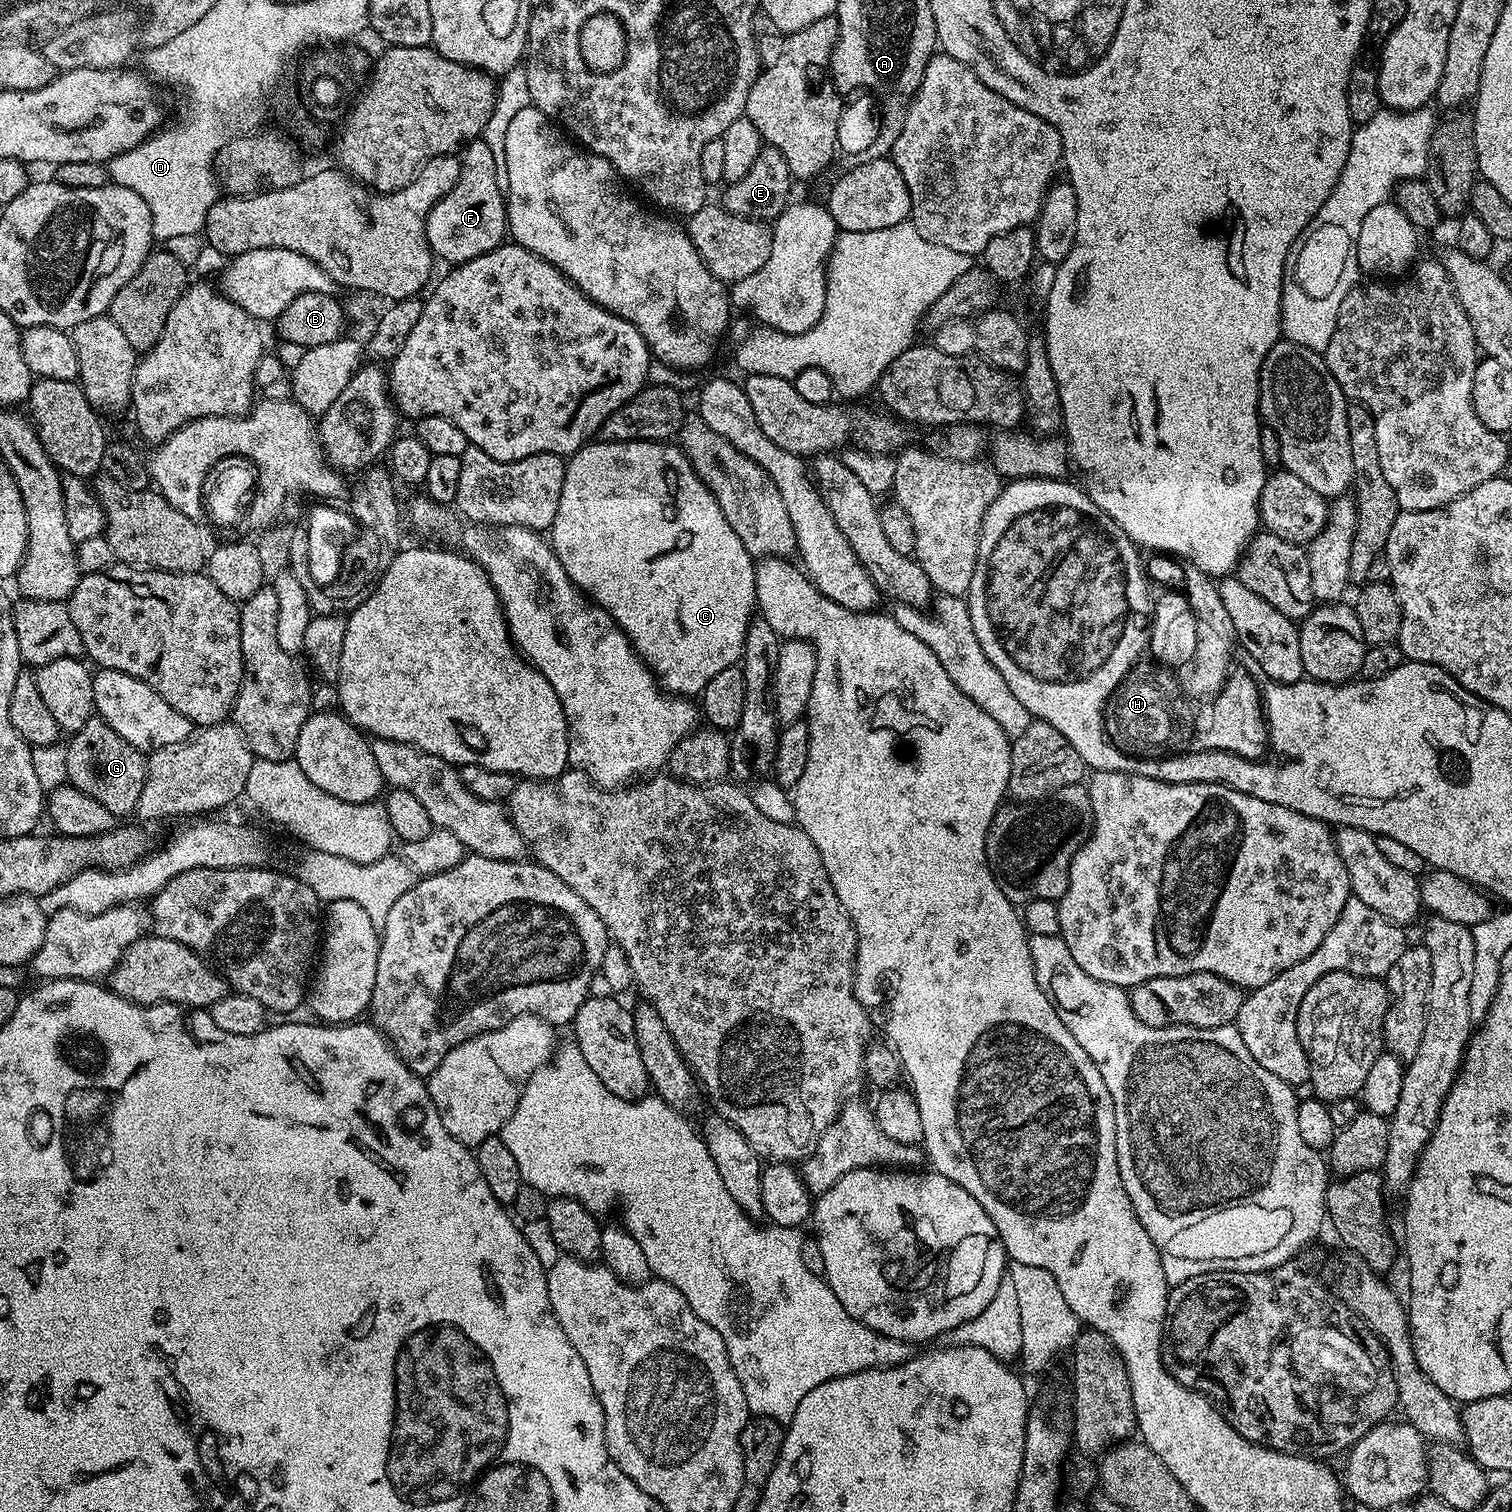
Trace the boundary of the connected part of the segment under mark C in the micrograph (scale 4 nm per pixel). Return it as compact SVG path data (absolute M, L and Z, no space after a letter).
M605 440L589 442L583 448L573 452L564 470L562 498L558 501L558 514L554 514L554 522L550 529L550 543L556 552L558 562L562 562L562 570L566 570L572 583L593 604L606 610L614 618L616 625L628 635L640 659L647 664L652 675L659 680L663 691L685 698L699 697L706 682L710 682L714 674L727 668L737 667L741 663L746 630L756 608L754 557L746 550L742 538L734 534L730 522L726 522L726 514L722 514L722 506L718 506L714 494L710 494L708 487L700 481L698 474L675 443L659 440L627 440L626 442Z

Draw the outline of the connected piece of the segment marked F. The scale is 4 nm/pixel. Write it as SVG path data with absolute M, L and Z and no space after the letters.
M483 138L469 140L462 152L462 163L459 172L455 173L452 189L441 195L436 204L428 211L426 218L426 238L433 257L437 261L445 260L448 266L465 264L500 244L505 243L508 232L508 210L506 207L506 192L498 188L497 167L494 166L493 153Z

